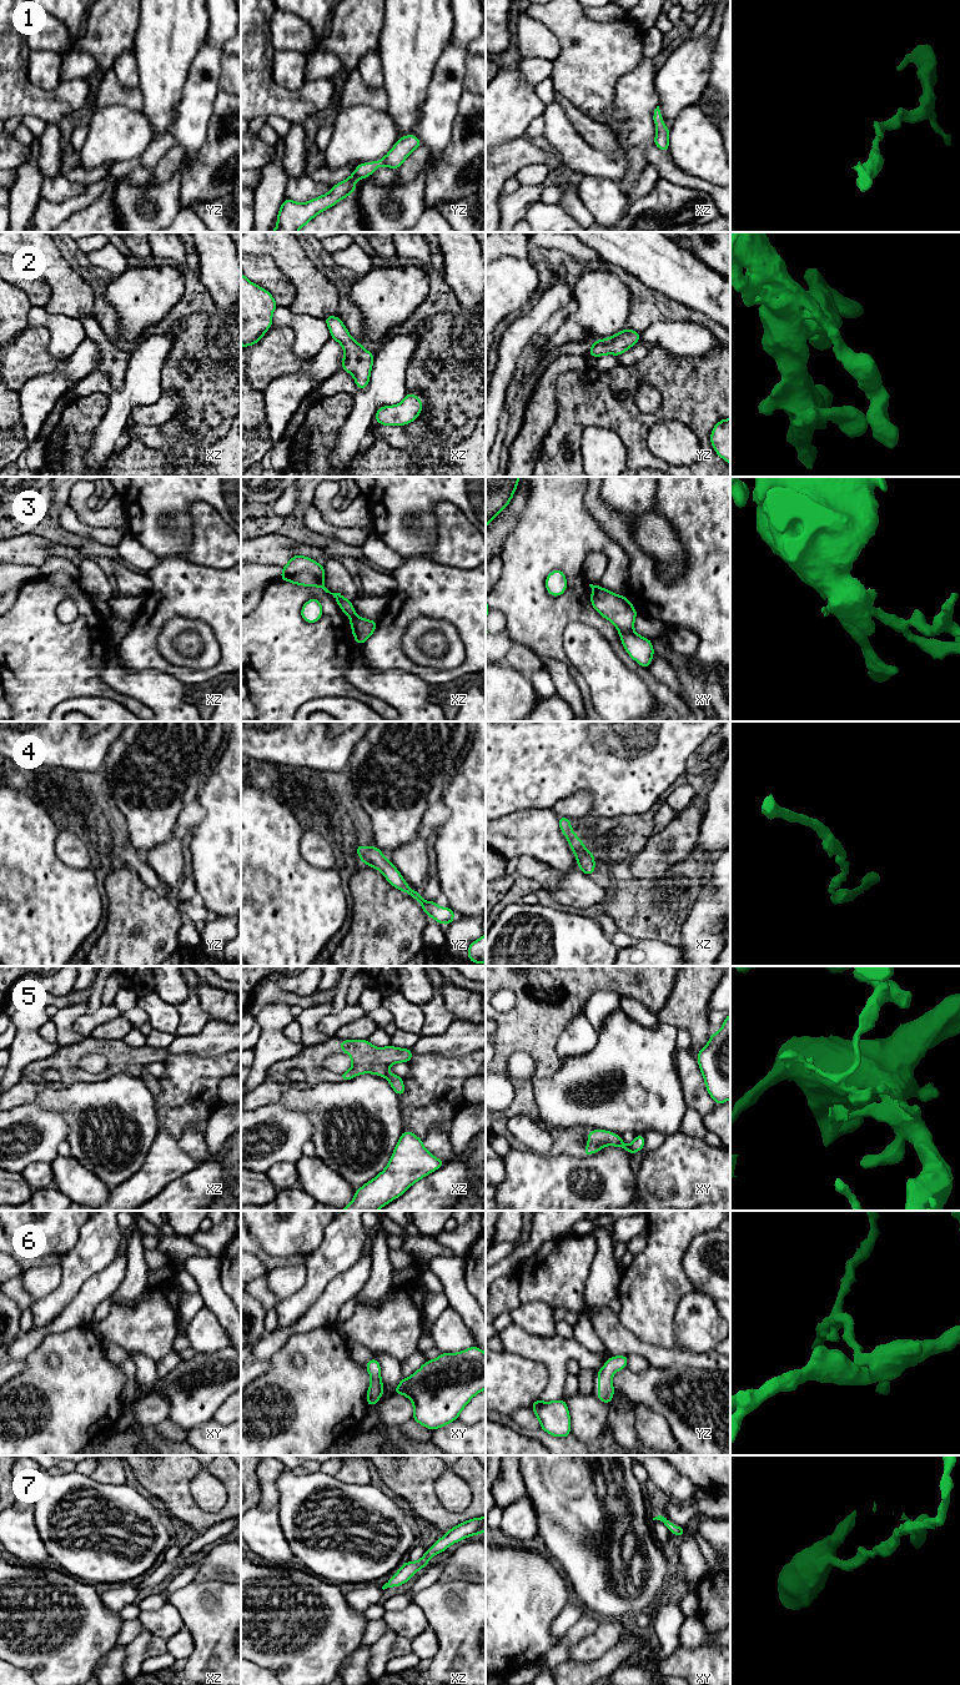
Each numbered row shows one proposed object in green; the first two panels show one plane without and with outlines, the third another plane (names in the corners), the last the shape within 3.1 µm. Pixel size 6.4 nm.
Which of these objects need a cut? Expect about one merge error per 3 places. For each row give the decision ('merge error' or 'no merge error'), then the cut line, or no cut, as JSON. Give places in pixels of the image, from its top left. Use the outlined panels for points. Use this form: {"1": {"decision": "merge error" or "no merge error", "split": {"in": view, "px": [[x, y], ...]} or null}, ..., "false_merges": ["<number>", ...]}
{"1": {"decision": "no merge error", "split": null}, "2": {"decision": "no merge error", "split": null}, "3": {"decision": "merge error", "split": {"in": "xz", "px": [[353, 610], [348, 615]]}}, "4": {"decision": "no merge error", "split": null}, "5": {"decision": "merge error", "split": {"in": "xy", "px": [[628, 1146], [632, 1152]]}}, "6": {"decision": "no merge error", "split": null}, "7": {"decision": "no merge error", "split": null}, "false_merges": ["3", "5"]}

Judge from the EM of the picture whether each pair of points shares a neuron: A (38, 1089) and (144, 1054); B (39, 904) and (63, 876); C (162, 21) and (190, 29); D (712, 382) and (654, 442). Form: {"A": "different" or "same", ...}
{"A": "different", "B": "same", "C": "same", "D": "different"}

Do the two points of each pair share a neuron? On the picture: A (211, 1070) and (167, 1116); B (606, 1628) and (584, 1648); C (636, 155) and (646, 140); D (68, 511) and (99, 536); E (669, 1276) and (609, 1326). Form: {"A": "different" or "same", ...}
{"A": "same", "B": "same", "C": "different", "D": "same", "E": "different"}

